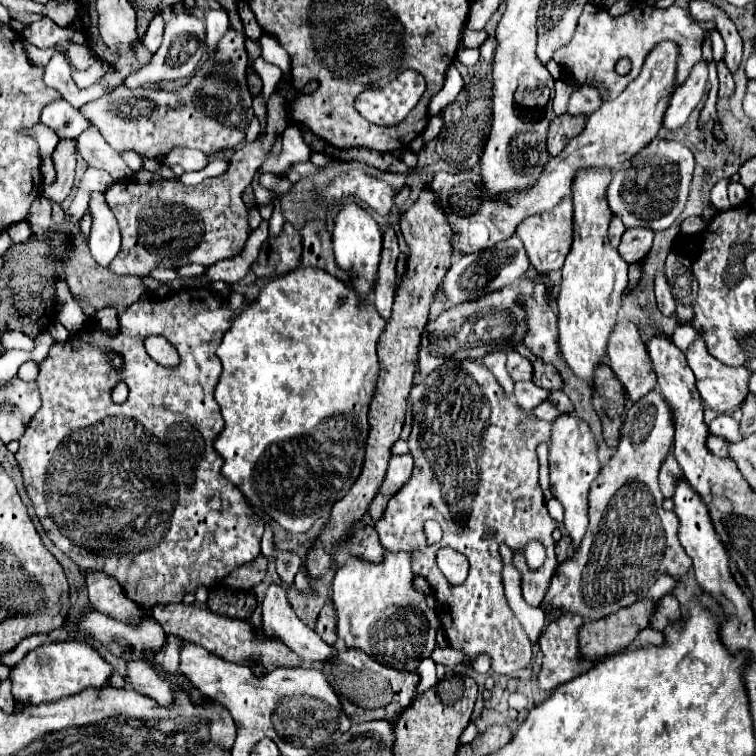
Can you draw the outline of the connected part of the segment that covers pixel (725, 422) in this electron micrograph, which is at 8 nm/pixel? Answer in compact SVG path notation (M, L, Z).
M720 414L712 424L710 424L710 432L724 436L730 442L740 442L744 440L742 432L740 432L740 422L734 422L734 418L730 414Z

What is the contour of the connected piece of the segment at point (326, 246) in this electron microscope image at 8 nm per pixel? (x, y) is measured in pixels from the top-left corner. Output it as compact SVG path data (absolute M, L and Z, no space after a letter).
M308 220L304 224L302 244L304 244L304 252L302 252L302 258L300 258L302 266L322 268L328 274L340 278L346 286L352 286L352 278L350 278L348 270L342 270L334 260L330 232L326 230L326 224L322 220Z

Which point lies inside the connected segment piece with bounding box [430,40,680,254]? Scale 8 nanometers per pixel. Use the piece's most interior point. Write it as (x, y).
(619, 128)

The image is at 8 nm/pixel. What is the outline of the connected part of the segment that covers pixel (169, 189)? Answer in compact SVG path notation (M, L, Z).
M274 92L268 100L268 126L264 136L252 144L242 144L242 148L232 154L226 174L206 178L198 186L168 180L150 184L128 180L112 184L106 190L106 202L120 224L122 248L108 268L116 274L146 276L154 268L180 268L184 264L212 266L220 260L238 256L250 236L242 192L250 186L254 172L270 152L274 134L282 132L286 126L286 100Z

